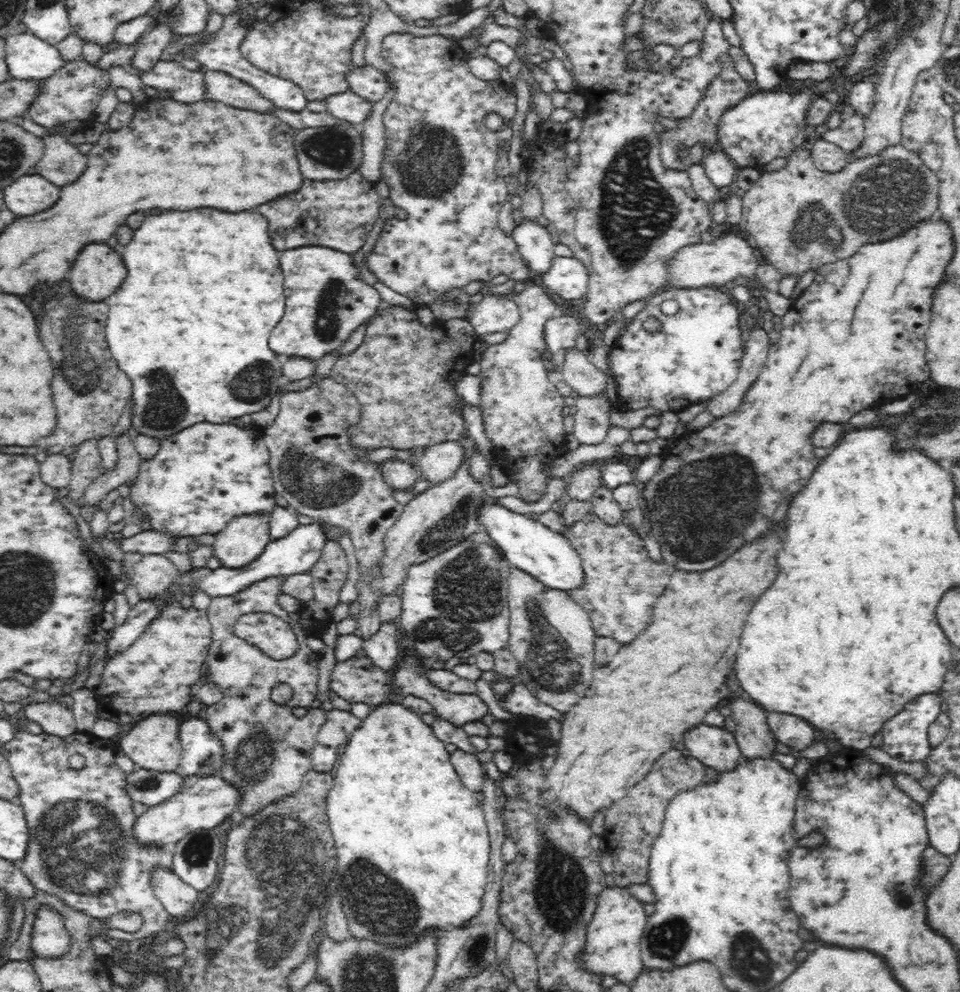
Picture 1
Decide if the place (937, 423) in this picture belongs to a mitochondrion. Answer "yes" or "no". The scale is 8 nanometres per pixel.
yes

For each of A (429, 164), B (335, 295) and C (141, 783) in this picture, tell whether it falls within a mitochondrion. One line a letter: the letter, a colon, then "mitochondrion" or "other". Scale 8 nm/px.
A: mitochondrion
B: mitochondrion
C: mitochondrion

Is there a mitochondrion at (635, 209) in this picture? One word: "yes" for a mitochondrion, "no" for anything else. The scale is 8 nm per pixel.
yes

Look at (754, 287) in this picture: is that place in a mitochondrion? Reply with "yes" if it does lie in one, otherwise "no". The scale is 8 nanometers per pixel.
no

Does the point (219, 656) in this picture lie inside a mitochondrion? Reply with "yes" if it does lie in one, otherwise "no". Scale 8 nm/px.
no

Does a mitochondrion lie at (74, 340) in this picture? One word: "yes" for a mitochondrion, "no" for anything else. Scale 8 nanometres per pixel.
yes

